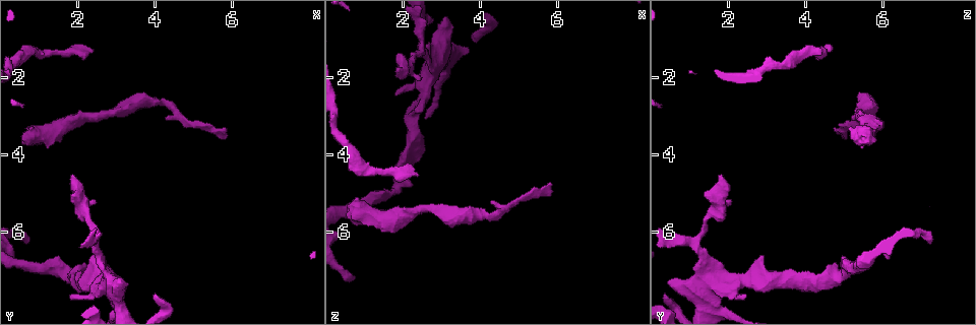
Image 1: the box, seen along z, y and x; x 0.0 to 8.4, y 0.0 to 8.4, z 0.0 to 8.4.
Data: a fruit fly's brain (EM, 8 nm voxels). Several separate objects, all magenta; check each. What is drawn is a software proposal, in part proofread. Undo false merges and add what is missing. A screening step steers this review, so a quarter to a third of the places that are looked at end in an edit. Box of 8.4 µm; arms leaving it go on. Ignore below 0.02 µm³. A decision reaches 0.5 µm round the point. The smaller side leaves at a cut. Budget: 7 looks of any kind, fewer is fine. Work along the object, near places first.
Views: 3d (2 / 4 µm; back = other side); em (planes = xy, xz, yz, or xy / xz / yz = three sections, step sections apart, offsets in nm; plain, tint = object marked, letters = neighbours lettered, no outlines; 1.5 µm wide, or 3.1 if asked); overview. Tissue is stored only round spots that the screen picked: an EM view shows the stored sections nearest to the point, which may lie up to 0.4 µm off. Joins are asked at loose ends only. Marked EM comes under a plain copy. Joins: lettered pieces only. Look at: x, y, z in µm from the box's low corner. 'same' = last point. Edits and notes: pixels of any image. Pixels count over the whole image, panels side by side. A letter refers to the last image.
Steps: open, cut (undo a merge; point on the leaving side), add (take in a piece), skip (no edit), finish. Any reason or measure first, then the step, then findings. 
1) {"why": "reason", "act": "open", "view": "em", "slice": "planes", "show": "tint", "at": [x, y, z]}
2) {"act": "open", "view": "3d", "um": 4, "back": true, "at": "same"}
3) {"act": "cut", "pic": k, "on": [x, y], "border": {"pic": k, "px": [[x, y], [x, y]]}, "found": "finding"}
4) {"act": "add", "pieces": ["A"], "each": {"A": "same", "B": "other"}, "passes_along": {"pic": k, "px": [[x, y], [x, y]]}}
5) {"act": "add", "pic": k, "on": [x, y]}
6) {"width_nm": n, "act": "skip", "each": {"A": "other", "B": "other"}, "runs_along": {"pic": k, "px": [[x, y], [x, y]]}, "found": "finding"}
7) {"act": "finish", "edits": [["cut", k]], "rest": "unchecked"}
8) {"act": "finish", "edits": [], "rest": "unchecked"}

{"why": "long arm stops here", "act": "open", "view": "em", "slice": "yz", "step": 4, "show": "letters", "at": [2.40, 1.40, 4.50]}

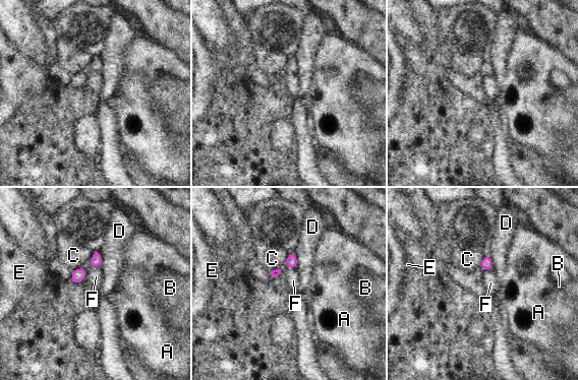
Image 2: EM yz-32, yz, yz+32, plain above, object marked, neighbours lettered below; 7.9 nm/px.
{"act": "skip", "each": {"A": "other", "B": "other", "C": "other", "D": "other", "E": "other", "F": "other"}, "border": {"pic": 2, "px": [[87, 268], [84, 277]]}, "found": "no lettered piece goes on from it"}

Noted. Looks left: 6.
{"why": "an open end", "act": "open", "view": "em", "slice": "planes", "show": "letters", "at": [1.95, 4.55, 1.70]}

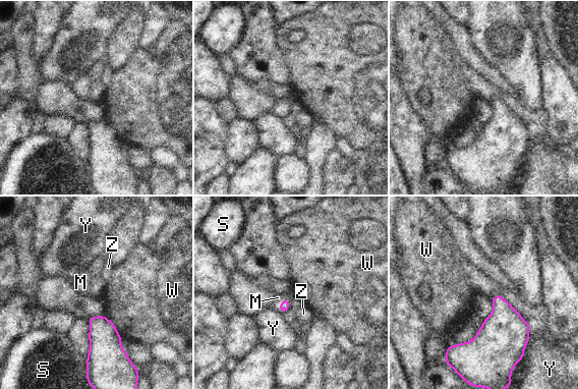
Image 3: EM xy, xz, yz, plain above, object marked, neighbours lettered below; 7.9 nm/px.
{"longest_contact_nm": ["W", 260], "act": "add", "pic": 3, "on": [278, 297], "each": {"M": "same", "S": "other", "W": "other", "Y": "other", "Z": "other"}, "found": "the neuron continues"}

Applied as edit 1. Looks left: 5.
{"why": "free end", "act": "open", "view": "em", "slice": "xz", "step": 8, "show": "tint", "at": [5.85, 3.50, 4.80]}

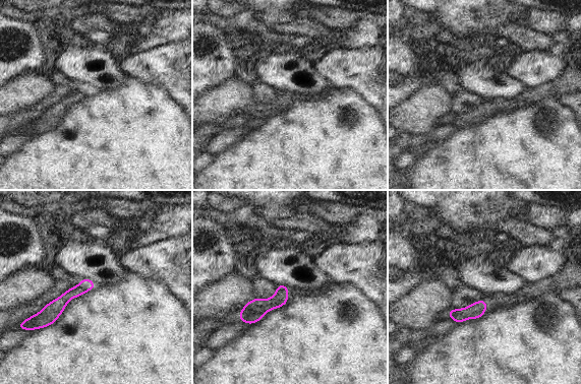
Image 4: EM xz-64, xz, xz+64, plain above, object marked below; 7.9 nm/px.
{"why": "cut it another way", "act": "open", "view": "em", "slice": "planes", "show": "letters", "at": "same"}

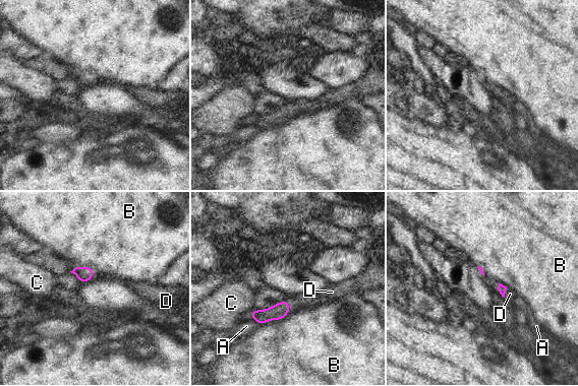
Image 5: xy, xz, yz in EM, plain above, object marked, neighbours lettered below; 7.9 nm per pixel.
{"longest_contact_nm": ["B", 240], "act": "add", "pic": 5, "on": [510, 294], "each": {"A": "other", "B": "other", "C": "other", "D": "same"}, "passes_along": {"pic": 5, "px": [[502, 288], [505, 292], [510, 294]]}, "found": "the neuron continues"}

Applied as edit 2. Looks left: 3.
{"act": "finish", "edits": [["add", 3], ["add", 5]], "rest": "unchecked"}

